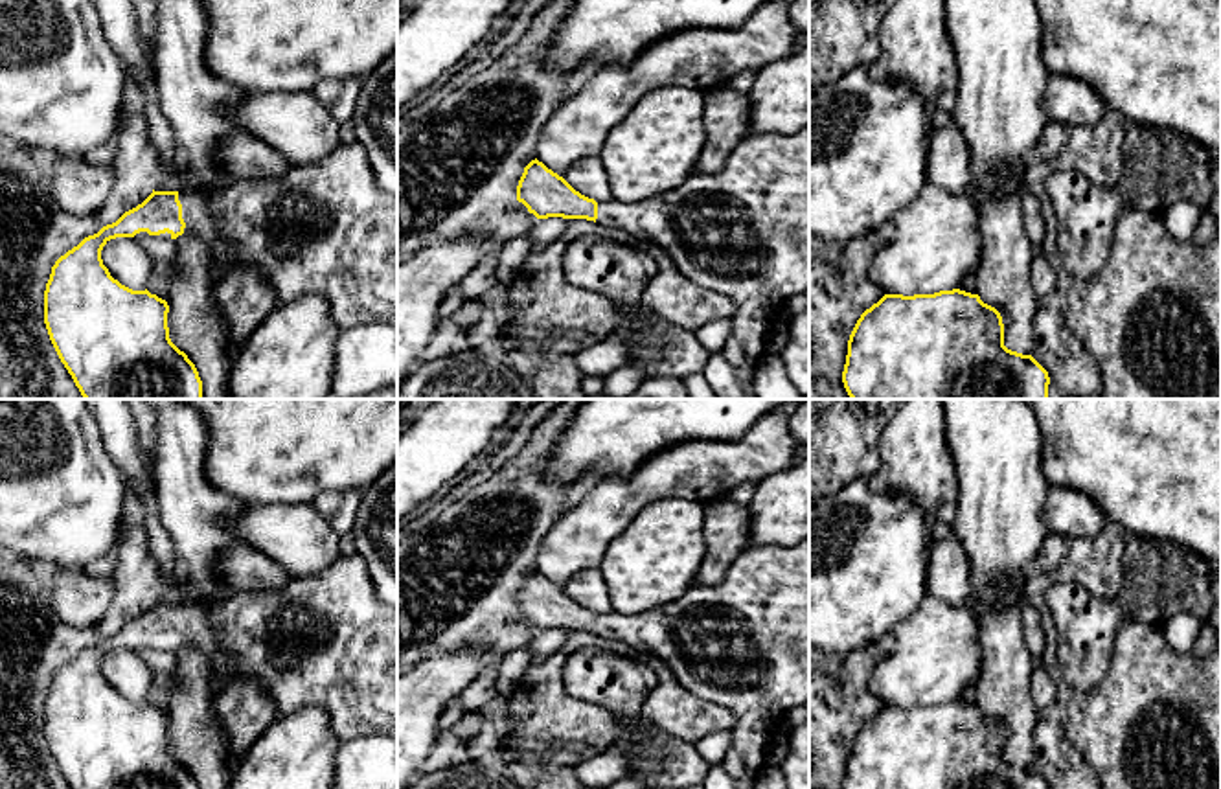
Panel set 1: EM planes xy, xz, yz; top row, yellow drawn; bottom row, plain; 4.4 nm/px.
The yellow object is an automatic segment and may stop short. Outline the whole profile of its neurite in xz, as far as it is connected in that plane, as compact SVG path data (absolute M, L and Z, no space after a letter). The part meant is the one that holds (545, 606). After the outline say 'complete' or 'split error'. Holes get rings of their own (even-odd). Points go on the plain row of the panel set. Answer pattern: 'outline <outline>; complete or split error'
outline M809 537L791 546L748 546L734 559L719 583L695 583L679 600L640 614L614 611L596 614L535 570L524 579L517 598L517 612L537 631L587 631L603 640L620 640L640 651L649 651L671 668L690 693L734 712L739 723L730 730L732 743L719 765L736 780L737 789L754 789L765 769L767 747L776 723L796 706L809 703Z; split error

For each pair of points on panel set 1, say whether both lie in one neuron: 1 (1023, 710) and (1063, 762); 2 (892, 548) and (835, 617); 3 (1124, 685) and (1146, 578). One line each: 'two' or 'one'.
1: two
2: one
3: two

